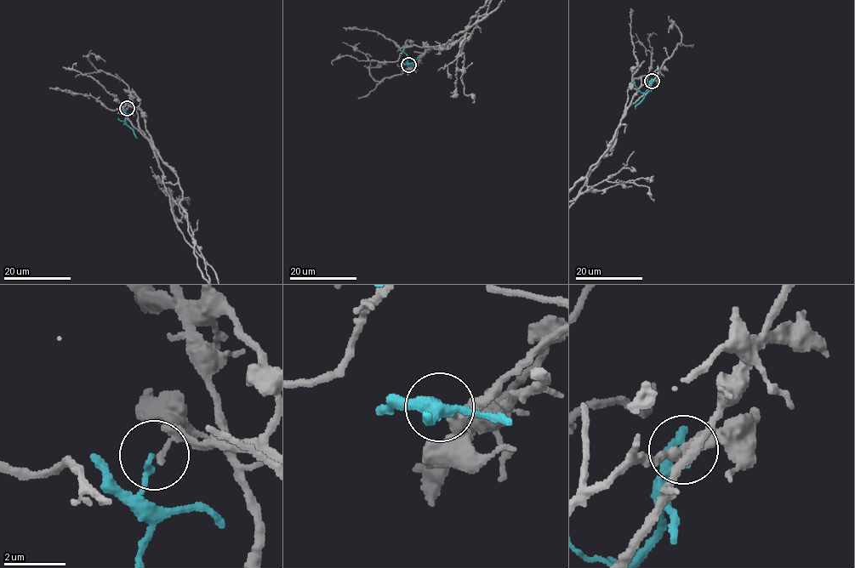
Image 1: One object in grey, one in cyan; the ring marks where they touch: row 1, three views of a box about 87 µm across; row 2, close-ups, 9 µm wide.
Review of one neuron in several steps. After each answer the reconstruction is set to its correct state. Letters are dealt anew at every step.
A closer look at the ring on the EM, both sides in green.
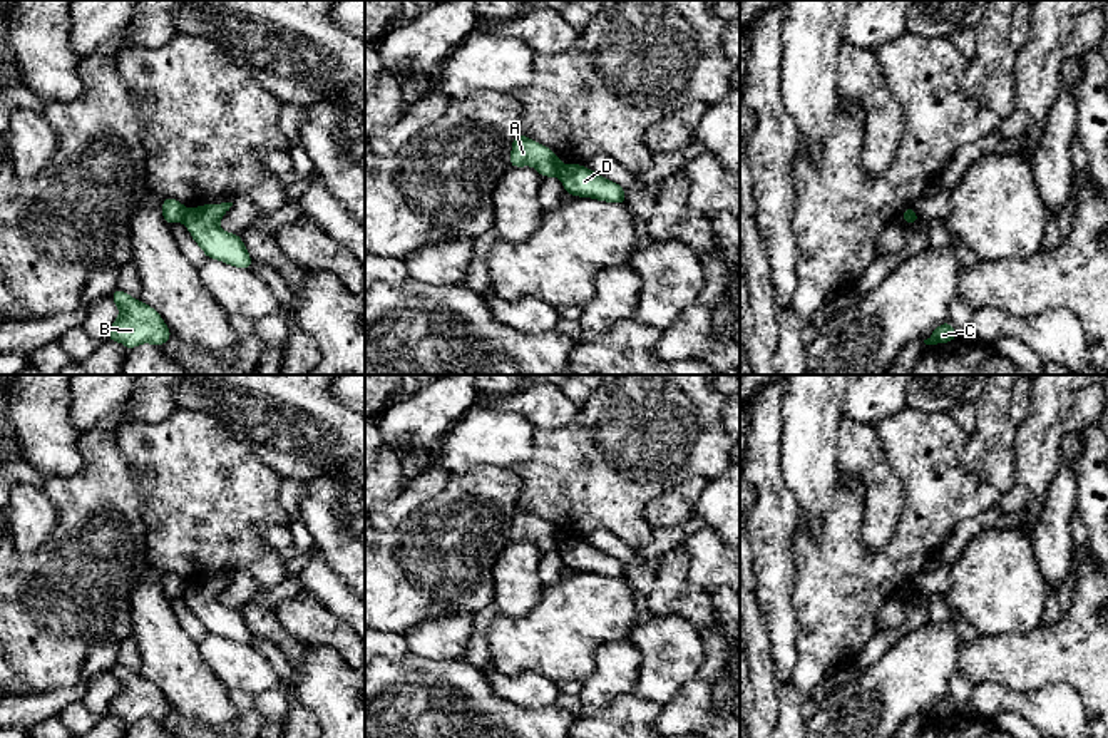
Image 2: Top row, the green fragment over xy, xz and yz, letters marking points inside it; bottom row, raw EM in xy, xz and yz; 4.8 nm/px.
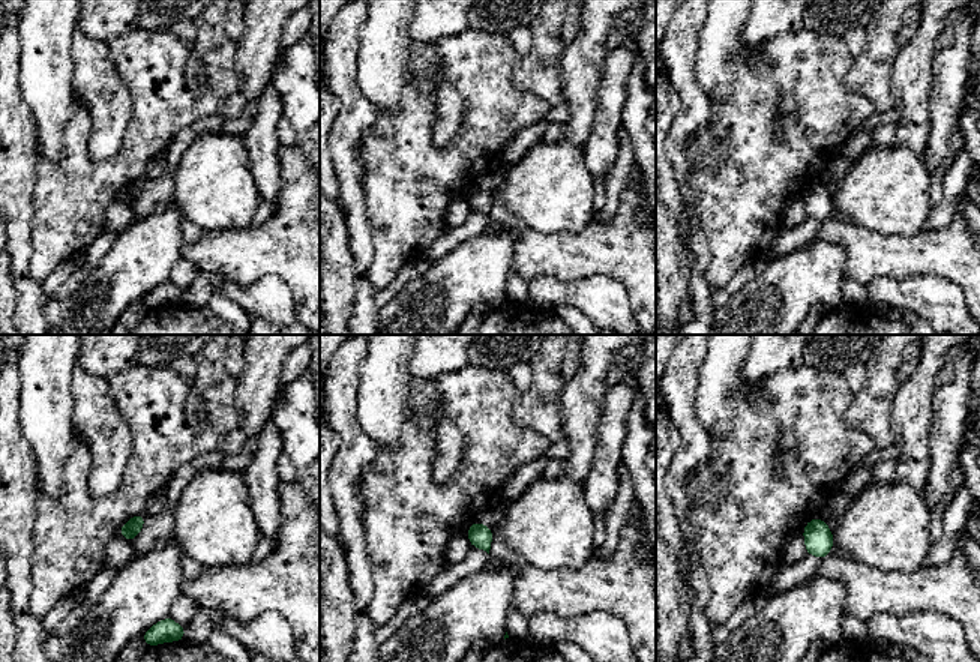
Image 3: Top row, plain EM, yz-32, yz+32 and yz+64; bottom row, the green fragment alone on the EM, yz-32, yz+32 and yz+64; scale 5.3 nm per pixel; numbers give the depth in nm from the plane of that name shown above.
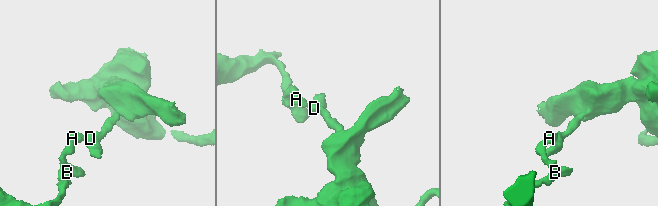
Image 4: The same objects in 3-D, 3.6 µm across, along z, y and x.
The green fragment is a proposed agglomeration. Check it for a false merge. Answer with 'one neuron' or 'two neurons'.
two neurons

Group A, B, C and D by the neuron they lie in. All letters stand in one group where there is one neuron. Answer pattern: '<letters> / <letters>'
A B C / D

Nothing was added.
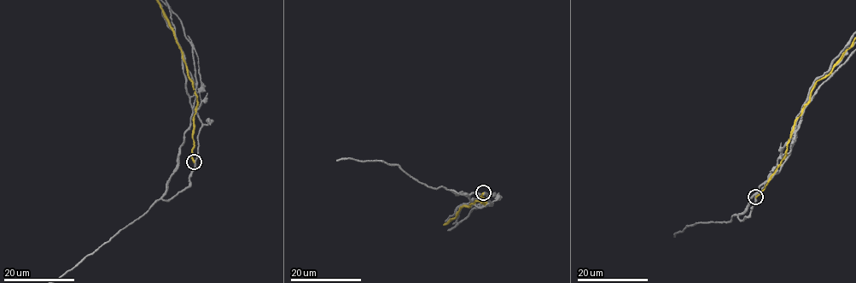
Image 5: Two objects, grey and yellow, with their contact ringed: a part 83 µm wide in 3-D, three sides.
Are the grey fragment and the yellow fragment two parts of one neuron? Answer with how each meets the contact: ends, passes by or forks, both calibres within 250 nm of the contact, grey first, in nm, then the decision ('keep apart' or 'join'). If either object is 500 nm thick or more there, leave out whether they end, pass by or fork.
grey passes by | yellow ends | 280/240 nm | keep apart

